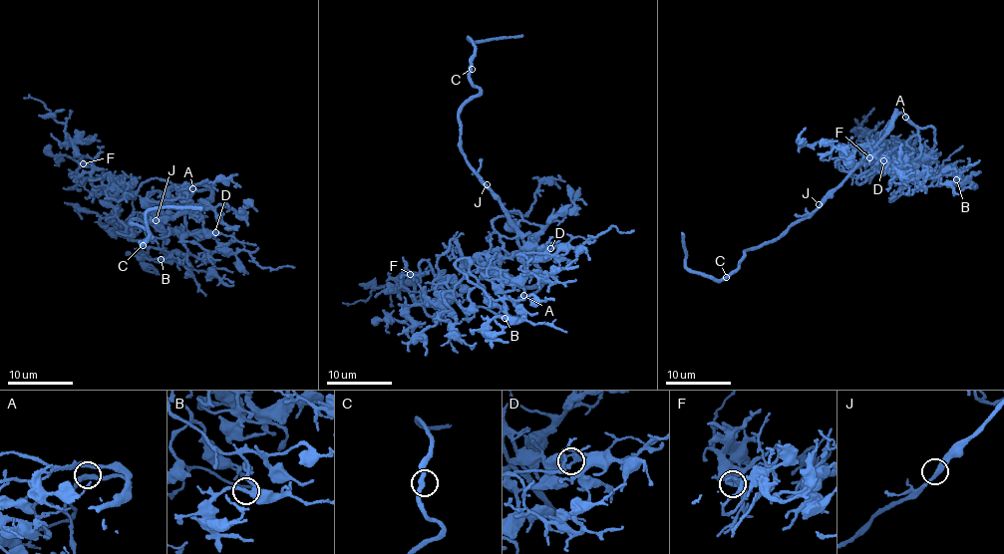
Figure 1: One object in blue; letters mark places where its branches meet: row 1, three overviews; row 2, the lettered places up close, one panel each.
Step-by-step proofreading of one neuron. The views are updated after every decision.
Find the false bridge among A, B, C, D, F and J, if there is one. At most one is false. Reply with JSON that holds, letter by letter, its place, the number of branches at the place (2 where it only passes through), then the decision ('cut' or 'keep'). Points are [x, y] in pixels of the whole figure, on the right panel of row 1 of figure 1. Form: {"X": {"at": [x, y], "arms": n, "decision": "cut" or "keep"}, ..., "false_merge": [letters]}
{"A": {"at": [905, 117], "arms": 2, "decision": "keep"}, "B": {"at": [956, 179], "arms": 2, "decision": "keep"}, "C": {"at": [726, 277], "arms": 2, "decision": "keep"}, "D": {"at": [883, 160], "arms": 2, "decision": "keep"}, "F": {"at": [869, 157], "arms": 2, "decision": "keep"}, "J": {"at": [819, 204], "arms": 2, "decision": "keep"}, "false_merge": []}

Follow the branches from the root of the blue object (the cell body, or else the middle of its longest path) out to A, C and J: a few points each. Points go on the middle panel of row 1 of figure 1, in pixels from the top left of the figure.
A: (485, 251), (481, 256), (495, 272), (496, 285), (515, 302), (523, 295)
C: (485, 251), (498, 251), (502, 237), (516, 231), (461, 148), (459, 113), (479, 91), (472, 69)
J: (485, 251), (498, 251), (502, 246), (502, 237), (513, 238), (516, 233), (487, 184)

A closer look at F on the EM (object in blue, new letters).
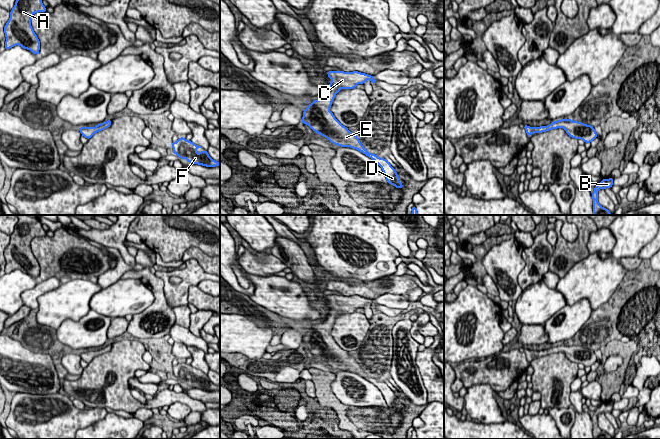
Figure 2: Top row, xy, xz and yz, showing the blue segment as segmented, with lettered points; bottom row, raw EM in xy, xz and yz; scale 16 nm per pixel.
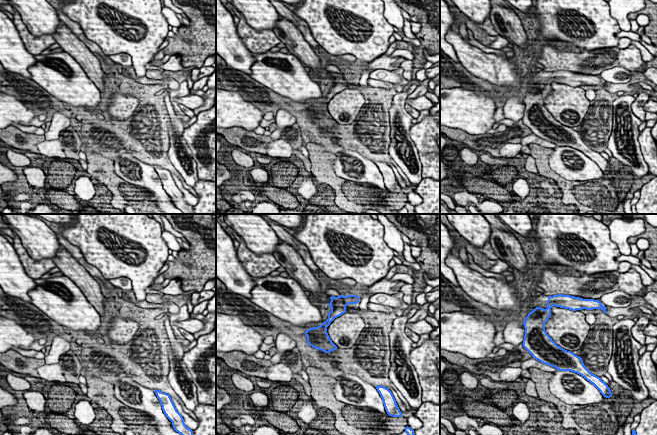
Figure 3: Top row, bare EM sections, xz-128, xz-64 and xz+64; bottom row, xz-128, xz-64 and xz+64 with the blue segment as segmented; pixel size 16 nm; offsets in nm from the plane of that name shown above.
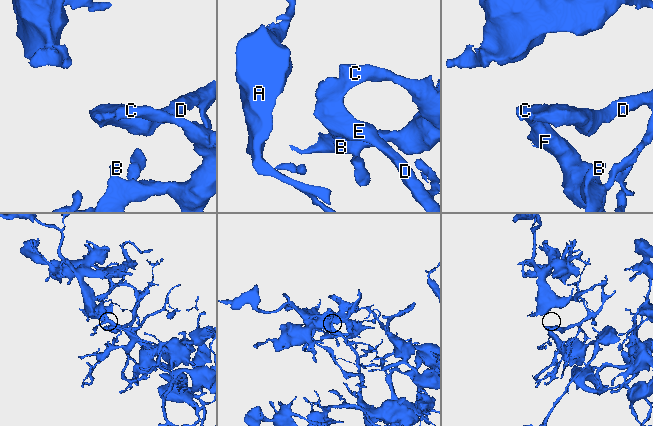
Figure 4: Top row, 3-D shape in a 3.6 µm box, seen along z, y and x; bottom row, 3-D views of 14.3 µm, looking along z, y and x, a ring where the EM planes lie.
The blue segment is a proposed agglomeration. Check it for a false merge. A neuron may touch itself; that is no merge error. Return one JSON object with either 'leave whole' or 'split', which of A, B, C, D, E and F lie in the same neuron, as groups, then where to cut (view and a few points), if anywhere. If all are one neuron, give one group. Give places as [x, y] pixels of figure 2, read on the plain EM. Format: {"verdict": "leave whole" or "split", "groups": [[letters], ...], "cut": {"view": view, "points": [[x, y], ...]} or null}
{"verdict": "leave whole", "groups": [["A", "B", "C", "D", "E", "F"]], "cut": null}

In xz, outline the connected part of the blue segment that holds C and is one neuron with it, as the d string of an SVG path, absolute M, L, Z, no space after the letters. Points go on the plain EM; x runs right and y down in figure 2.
M328 295L327 299L331 306L326 319L319 324L313 324L311 328L308 327L308 331L303 335L301 346L308 349L315 357L327 362L334 369L350 371L362 376L381 391L389 408L395 410L396 413L404 412L399 405L398 397L391 388L385 382L369 377L361 368L358 360L343 350L330 335L332 326L341 313L353 313L358 308L364 308L367 304L370 304L373 309L377 304L372 299L358 295Z

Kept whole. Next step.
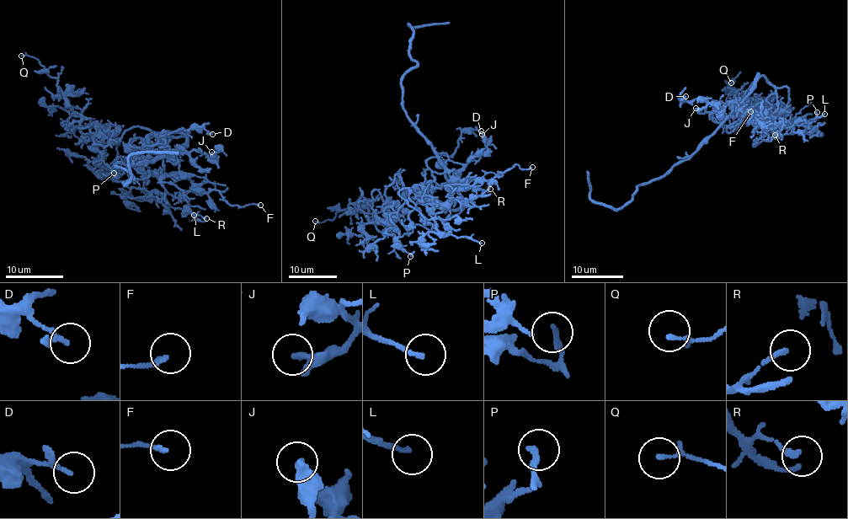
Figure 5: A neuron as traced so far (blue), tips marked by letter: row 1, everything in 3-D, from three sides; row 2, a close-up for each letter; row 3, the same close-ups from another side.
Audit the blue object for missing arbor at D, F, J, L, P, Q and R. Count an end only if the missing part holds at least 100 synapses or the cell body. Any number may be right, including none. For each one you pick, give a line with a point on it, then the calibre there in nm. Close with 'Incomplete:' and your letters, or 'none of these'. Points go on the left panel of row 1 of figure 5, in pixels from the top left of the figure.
Incomplete: none of these

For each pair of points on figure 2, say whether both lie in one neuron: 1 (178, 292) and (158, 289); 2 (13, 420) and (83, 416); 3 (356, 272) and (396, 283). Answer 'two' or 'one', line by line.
1: two
2: one
3: two

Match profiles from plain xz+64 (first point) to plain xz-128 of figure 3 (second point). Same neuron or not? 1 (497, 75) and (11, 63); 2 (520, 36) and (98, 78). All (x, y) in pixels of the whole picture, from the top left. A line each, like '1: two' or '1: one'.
1: two
2: one

